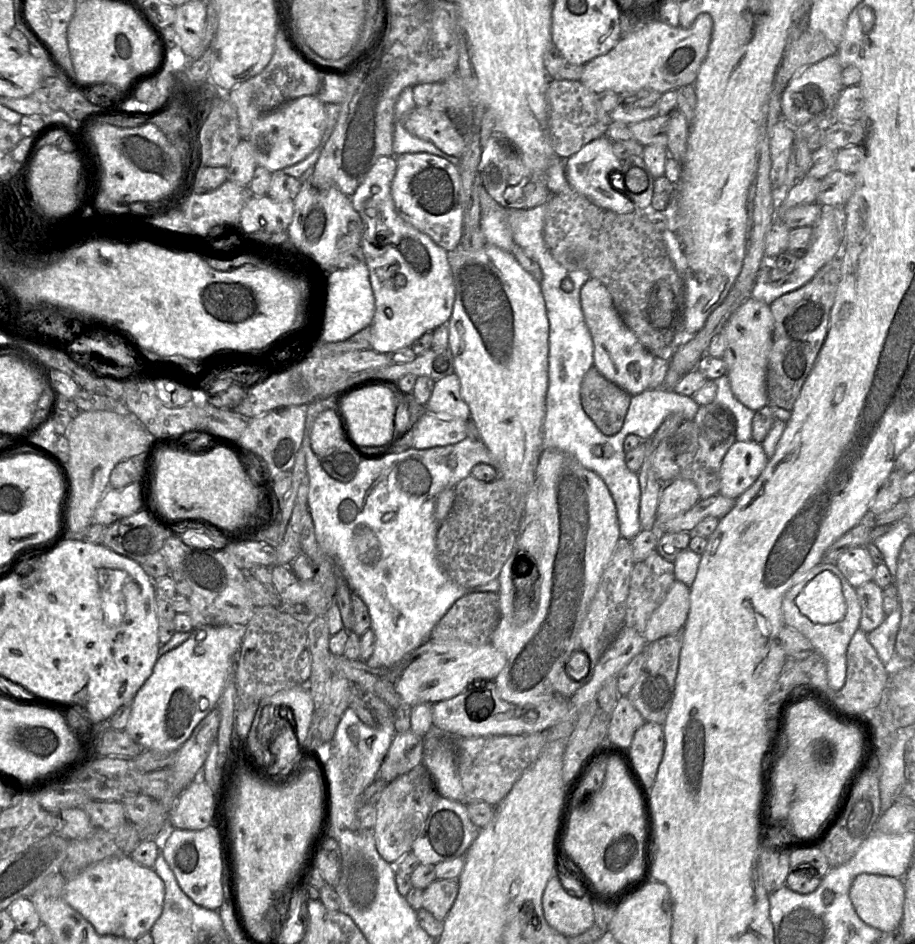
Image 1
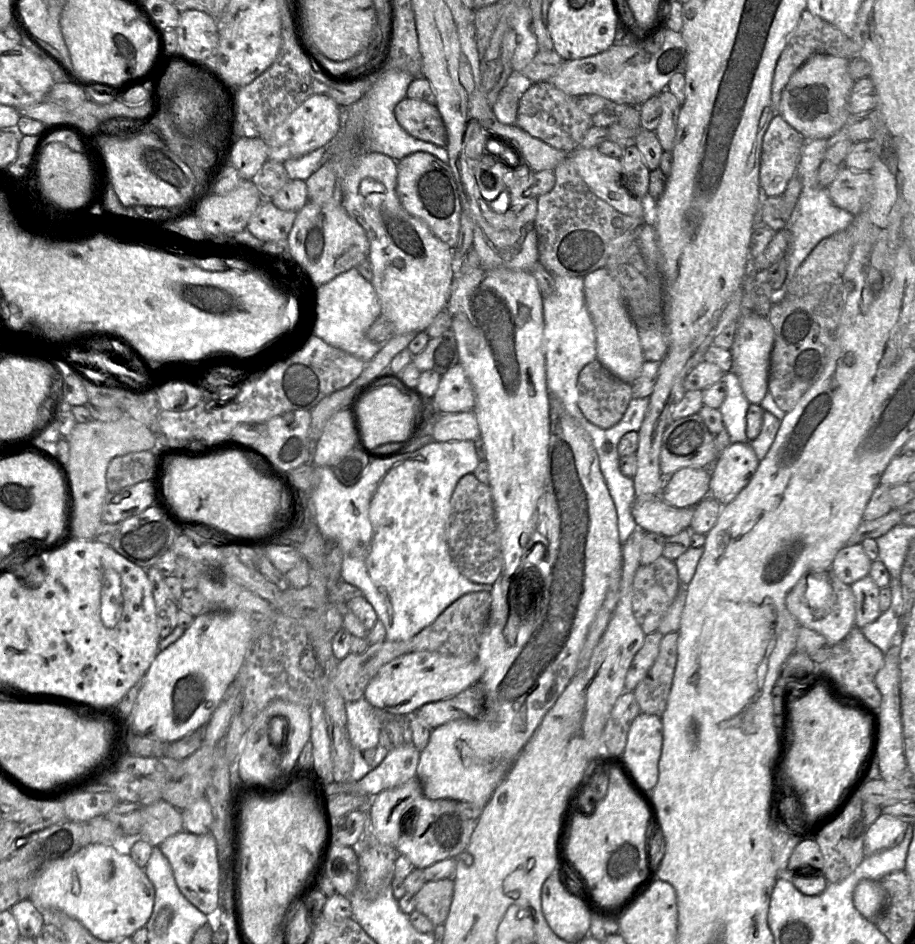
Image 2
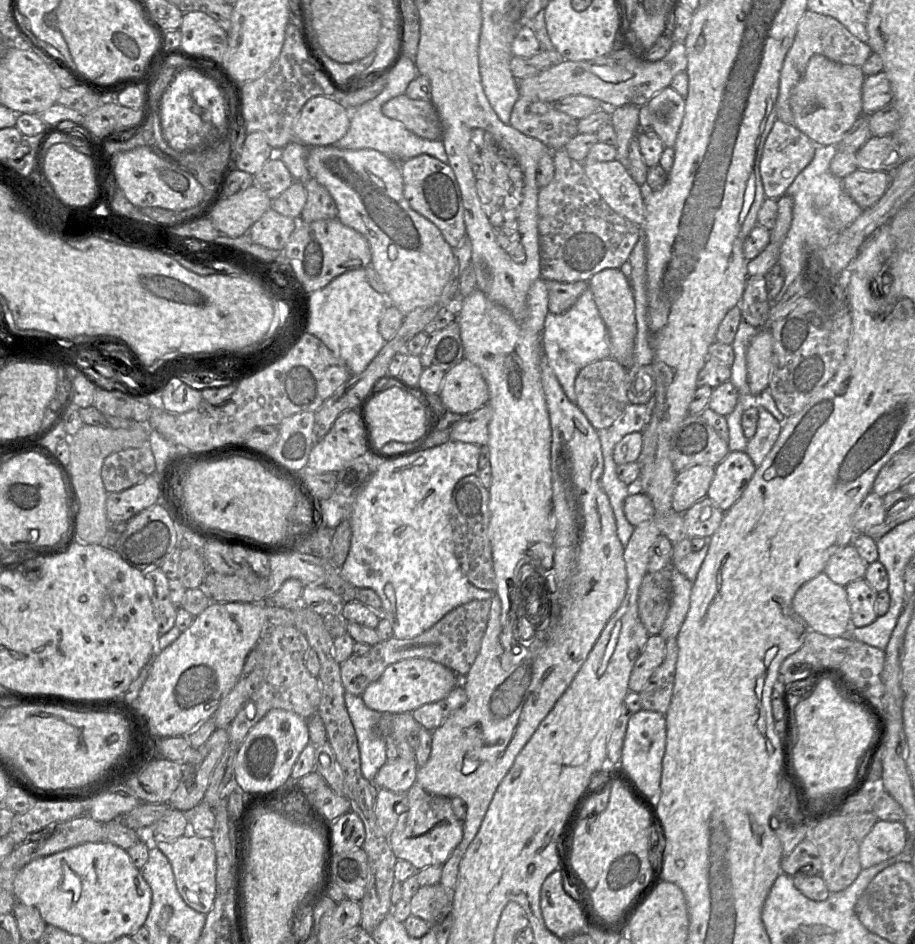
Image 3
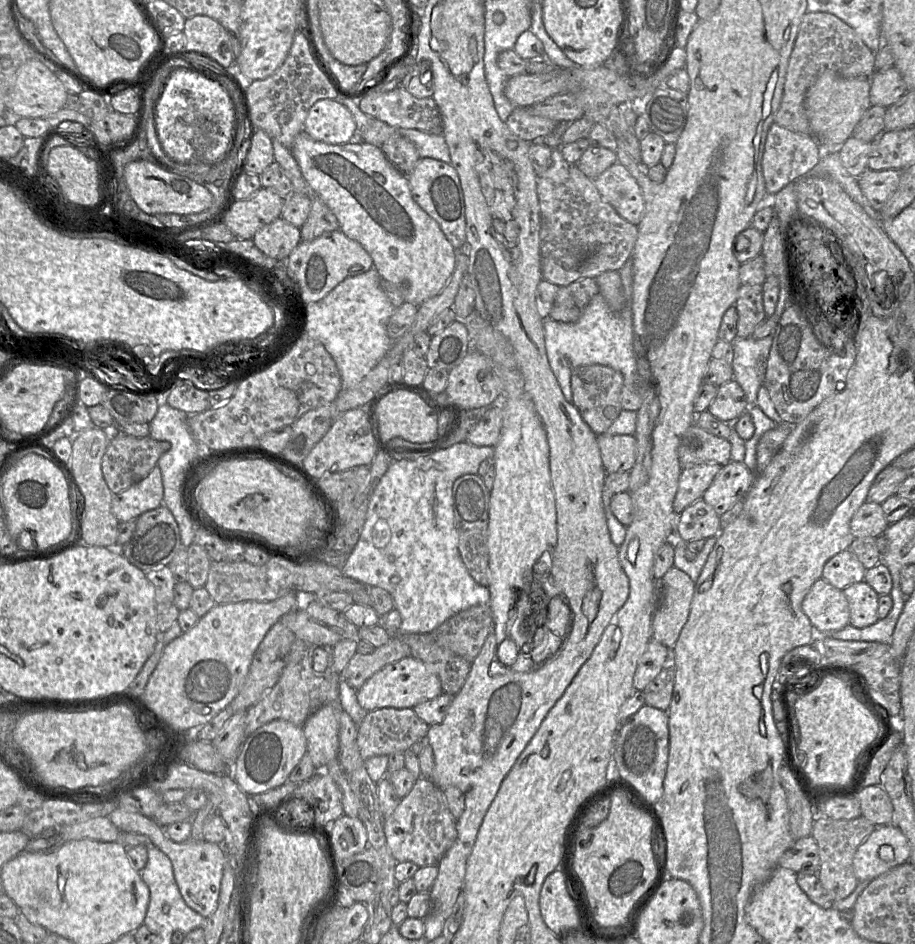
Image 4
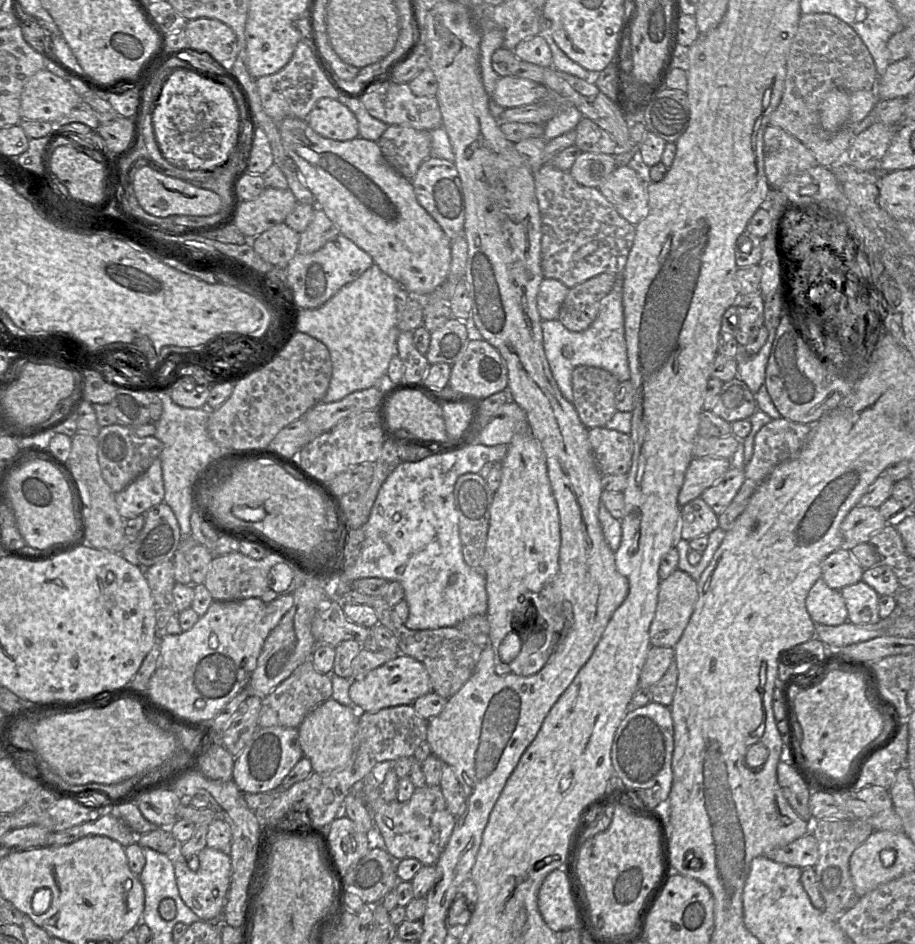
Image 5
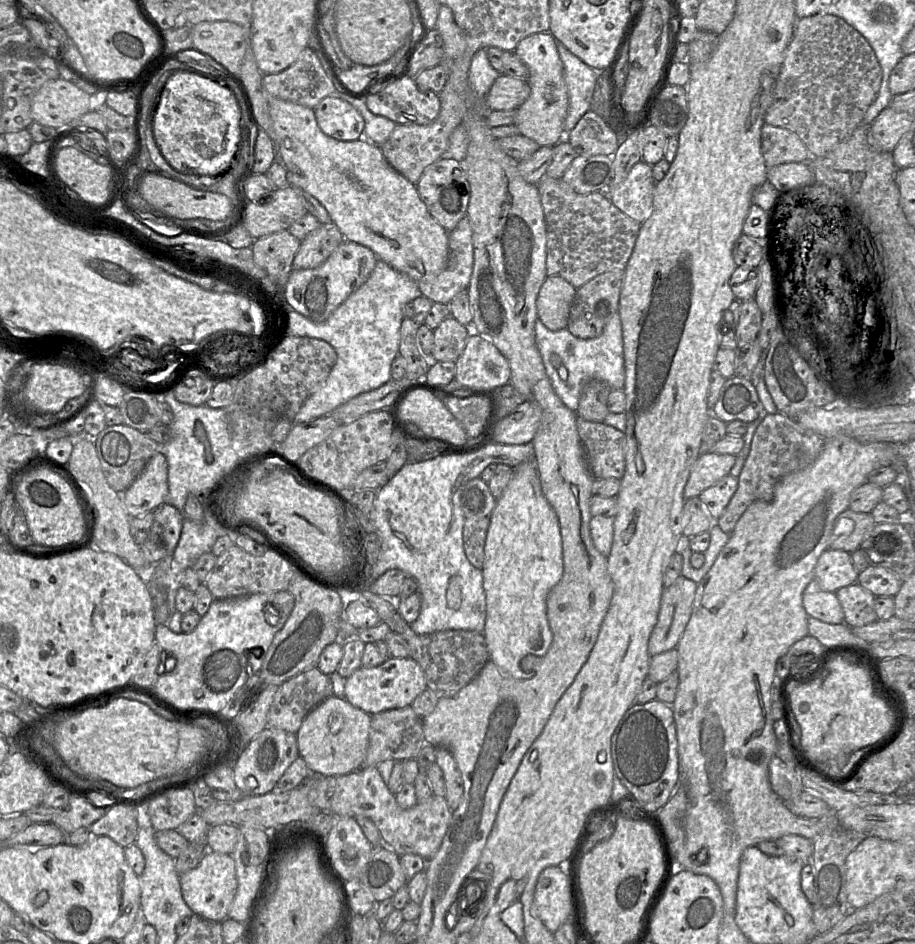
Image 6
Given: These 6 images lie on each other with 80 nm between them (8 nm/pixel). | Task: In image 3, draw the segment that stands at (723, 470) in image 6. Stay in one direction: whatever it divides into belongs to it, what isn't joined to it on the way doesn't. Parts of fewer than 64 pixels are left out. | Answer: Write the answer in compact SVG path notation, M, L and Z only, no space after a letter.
M695 465L678 472L672 497L672 510L683 514L698 500L707 496L715 467Z

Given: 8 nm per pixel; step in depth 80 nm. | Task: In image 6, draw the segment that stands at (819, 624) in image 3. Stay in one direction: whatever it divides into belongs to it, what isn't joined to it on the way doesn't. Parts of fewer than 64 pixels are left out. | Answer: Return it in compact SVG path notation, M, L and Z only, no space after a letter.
M815 579L803 591L802 603L810 617L830 624L844 623L844 612L836 594L822 589Z

